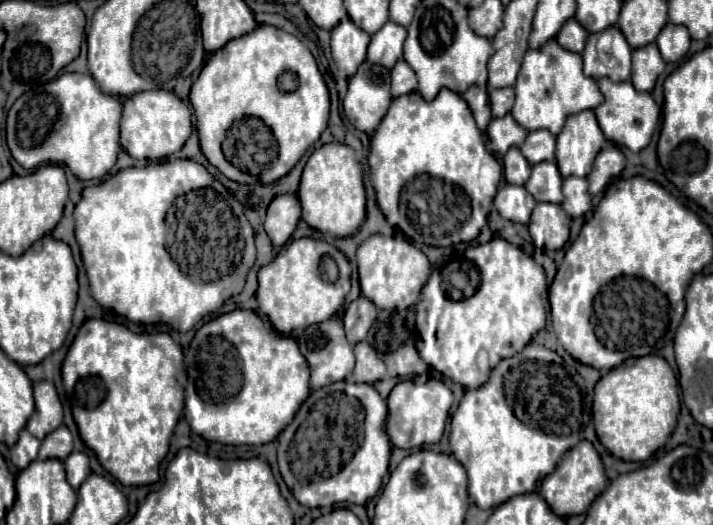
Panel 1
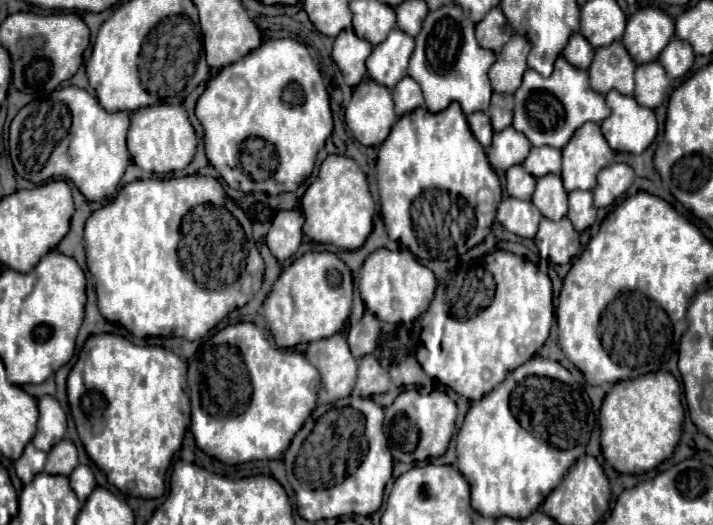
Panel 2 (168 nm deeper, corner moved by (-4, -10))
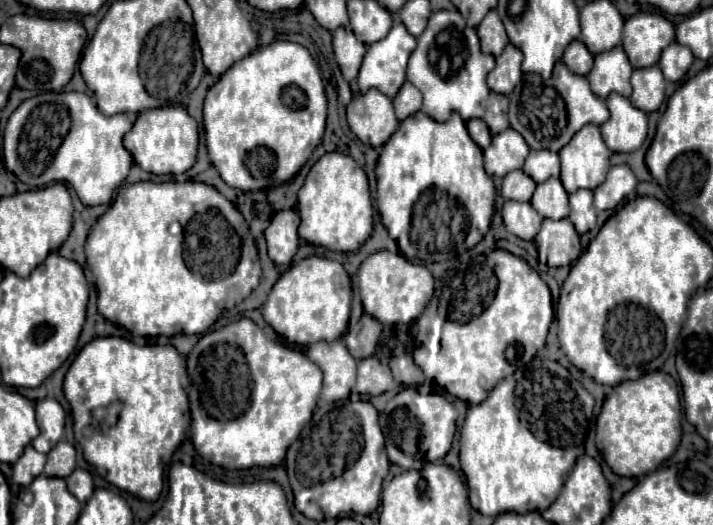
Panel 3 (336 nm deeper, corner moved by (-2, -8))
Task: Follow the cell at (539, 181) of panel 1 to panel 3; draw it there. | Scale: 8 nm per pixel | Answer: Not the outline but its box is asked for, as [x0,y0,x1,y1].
[530,178,570,218]

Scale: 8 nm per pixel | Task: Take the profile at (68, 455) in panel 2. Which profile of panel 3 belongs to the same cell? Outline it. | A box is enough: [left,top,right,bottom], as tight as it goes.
[46,442,76,478]

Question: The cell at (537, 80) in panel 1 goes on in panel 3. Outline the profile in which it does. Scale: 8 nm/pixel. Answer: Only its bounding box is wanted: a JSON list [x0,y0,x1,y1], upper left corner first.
[510,62,608,152]

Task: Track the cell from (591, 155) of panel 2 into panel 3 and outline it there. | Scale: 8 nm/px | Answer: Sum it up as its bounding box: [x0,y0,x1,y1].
[558,124,612,194]

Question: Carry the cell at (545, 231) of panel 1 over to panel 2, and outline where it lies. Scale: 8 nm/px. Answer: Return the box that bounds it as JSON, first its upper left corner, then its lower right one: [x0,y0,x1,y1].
[534,218,580,273]

